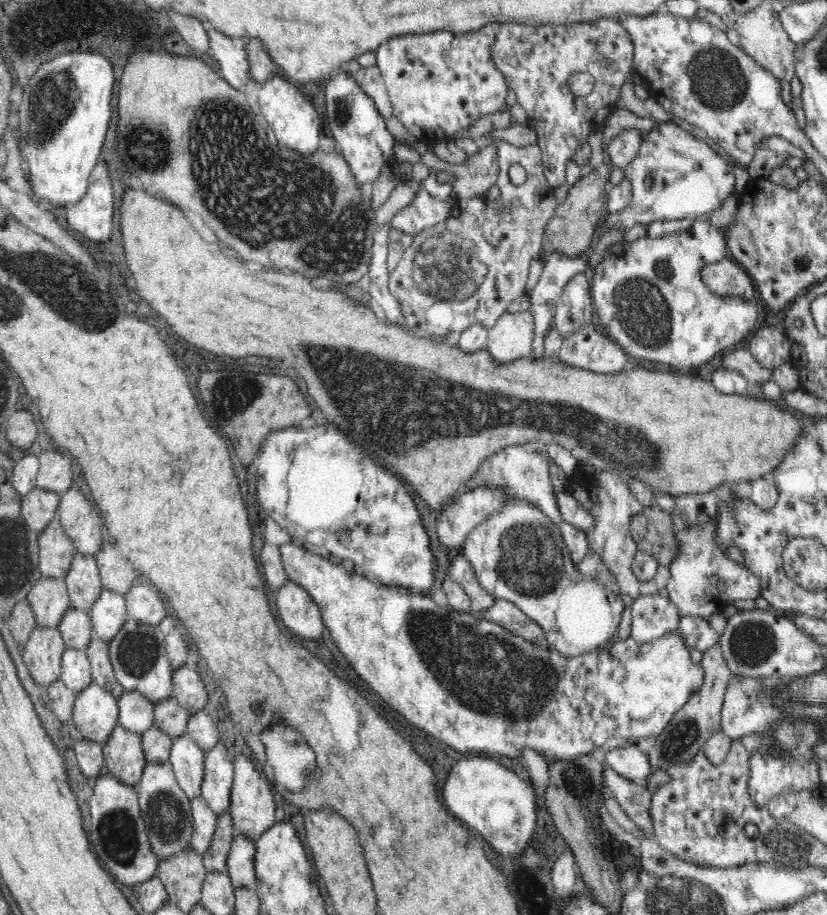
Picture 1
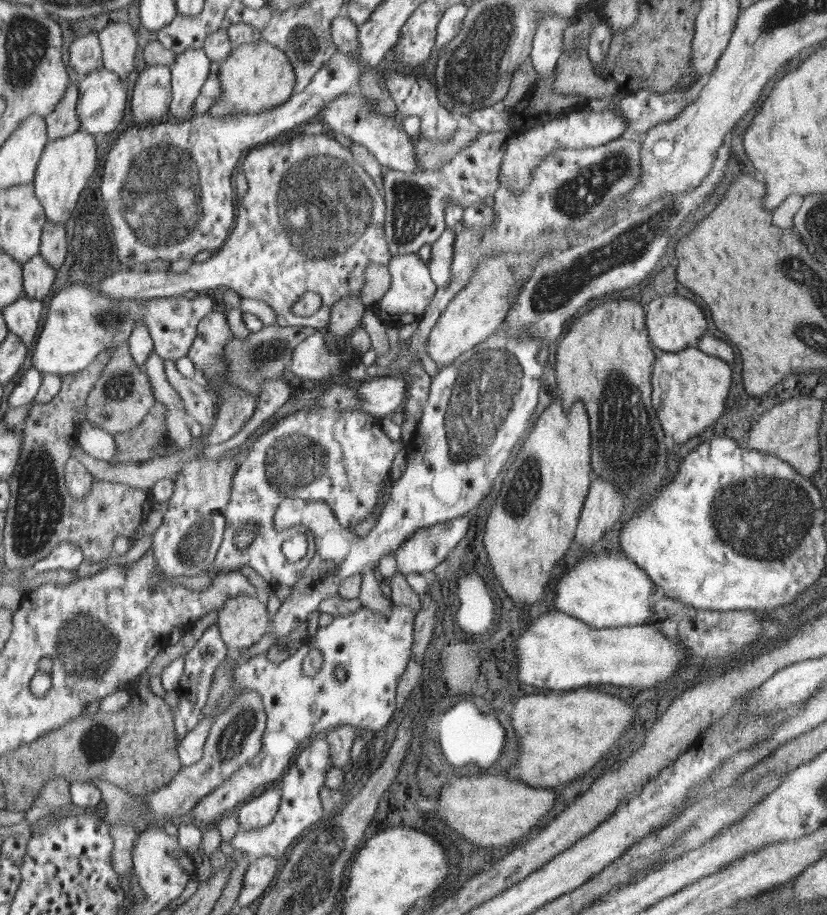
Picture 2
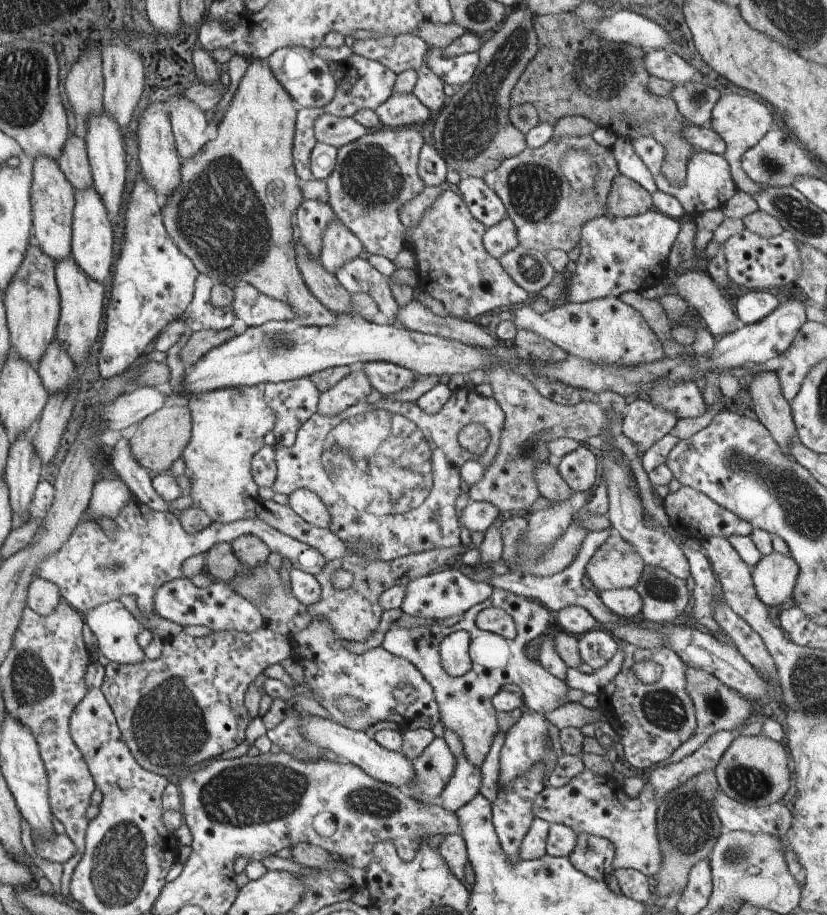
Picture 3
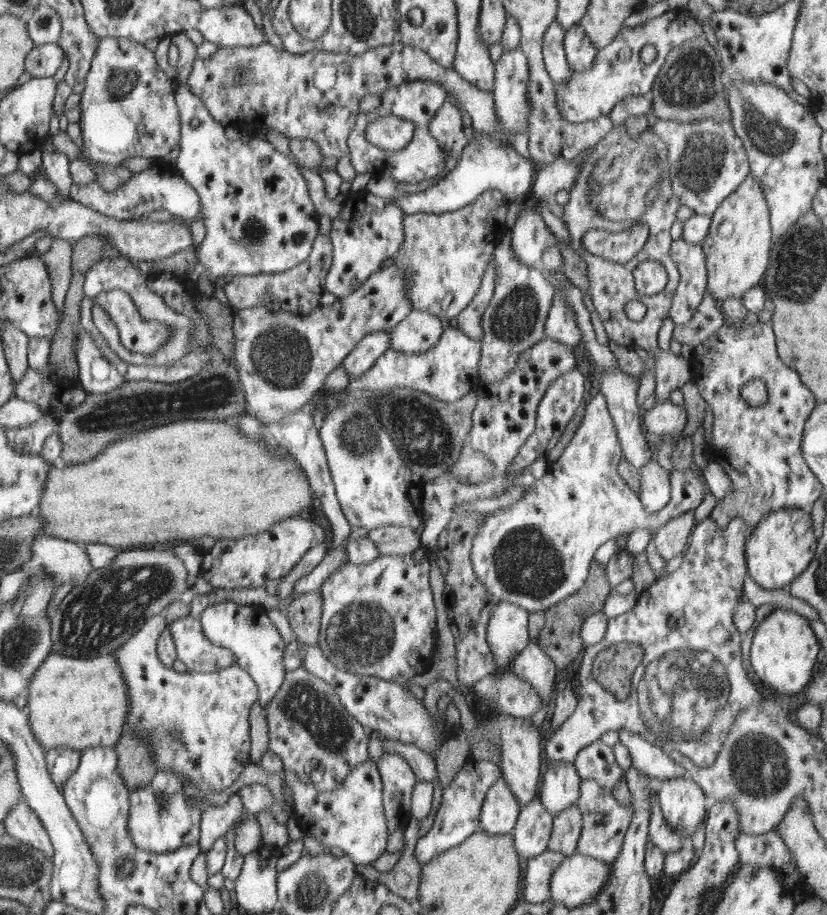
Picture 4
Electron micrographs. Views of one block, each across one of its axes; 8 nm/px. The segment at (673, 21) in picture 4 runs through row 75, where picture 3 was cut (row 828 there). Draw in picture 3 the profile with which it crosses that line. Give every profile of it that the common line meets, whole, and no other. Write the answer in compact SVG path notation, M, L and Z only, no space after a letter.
M584 769L564 786L546 785L534 798L532 810L535 817L548 821L550 825L563 824L576 834L586 832L610 840L615 844L615 856L612 862L614 870L636 869L638 872L643 872L644 876L657 881L664 861L656 831L656 810L659 804L656 792L650 784L645 784L638 798L632 800L615 782L593 782L592 774Z

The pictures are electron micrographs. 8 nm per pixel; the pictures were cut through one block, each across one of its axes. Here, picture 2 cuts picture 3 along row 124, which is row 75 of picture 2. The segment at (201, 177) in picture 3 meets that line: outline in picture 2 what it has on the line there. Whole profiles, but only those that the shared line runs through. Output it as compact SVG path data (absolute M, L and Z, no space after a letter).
M262 39L234 47L222 62L219 73L220 96L207 110L210 116L258 114L287 102L294 88L294 73L290 58L275 45Z

